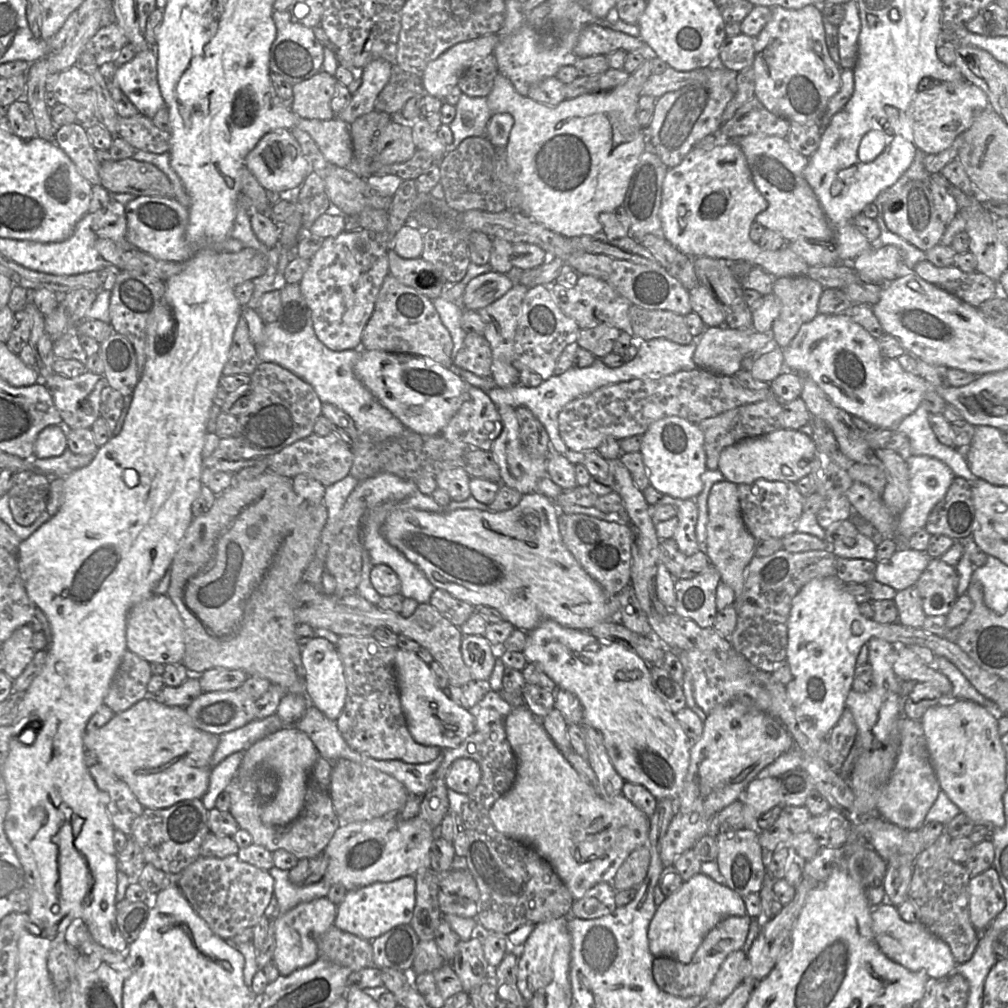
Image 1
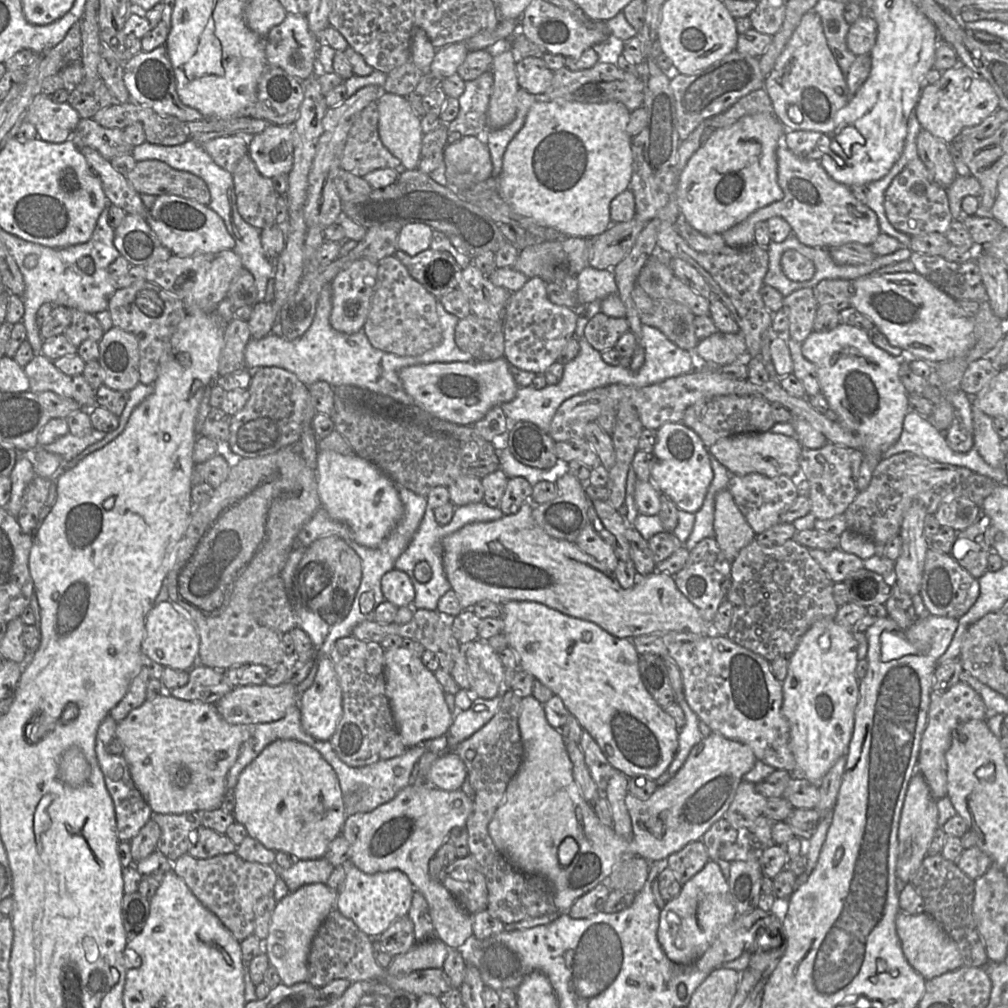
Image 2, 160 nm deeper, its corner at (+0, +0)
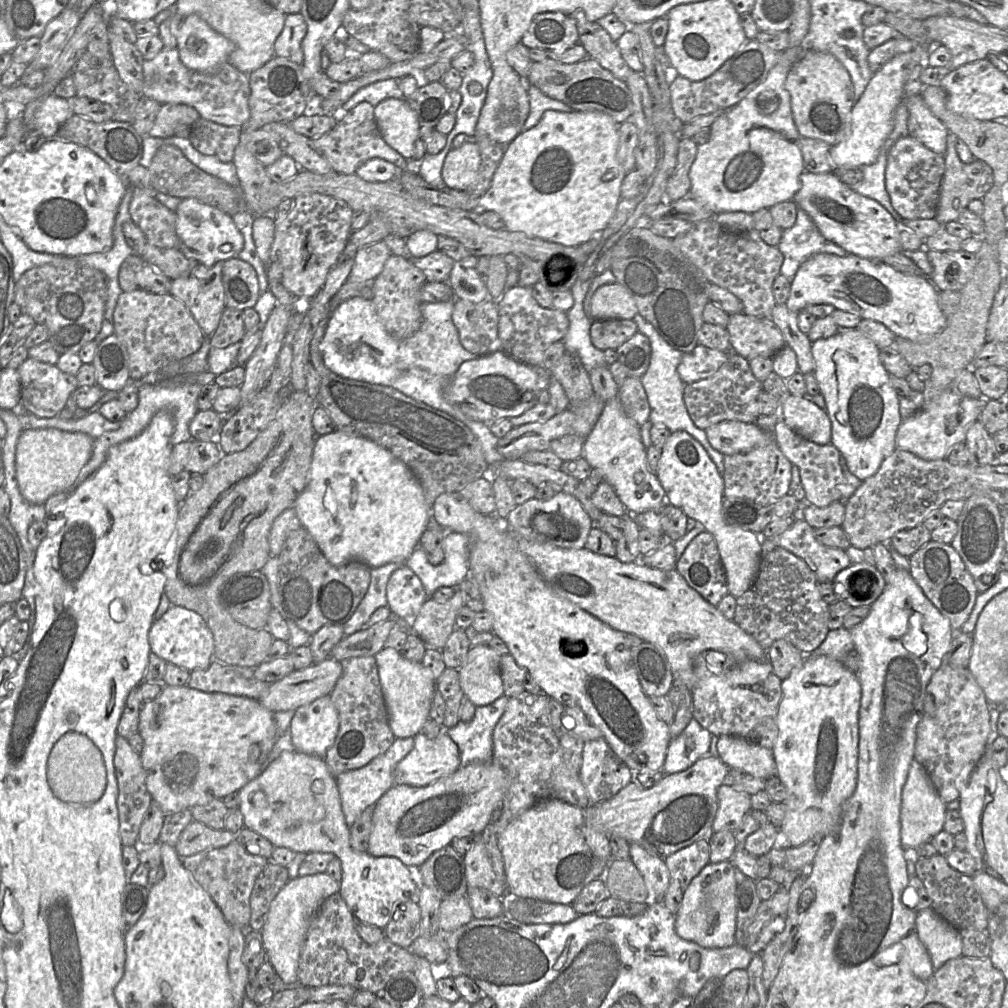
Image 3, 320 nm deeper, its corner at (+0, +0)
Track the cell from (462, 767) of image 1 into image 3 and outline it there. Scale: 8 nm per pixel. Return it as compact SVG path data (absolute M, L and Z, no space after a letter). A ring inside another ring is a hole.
M442 727L438 736L432 739L422 732L413 737L412 750L393 772L394 784L427 786L459 769L459 748L446 731Z

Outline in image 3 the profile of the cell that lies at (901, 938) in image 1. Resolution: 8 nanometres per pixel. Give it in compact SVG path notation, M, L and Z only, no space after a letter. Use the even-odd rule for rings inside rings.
M932 908L917 912L917 934L927 949L934 971L948 960L962 956L960 933Z

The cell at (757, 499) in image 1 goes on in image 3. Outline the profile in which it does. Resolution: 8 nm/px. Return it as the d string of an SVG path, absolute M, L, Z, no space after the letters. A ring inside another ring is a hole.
M774 439L769 444L746 453L725 455L723 473L725 498L746 498L762 506L776 503L789 494L792 466Z

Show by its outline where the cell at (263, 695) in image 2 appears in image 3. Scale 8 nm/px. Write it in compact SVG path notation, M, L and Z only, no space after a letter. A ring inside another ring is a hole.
M329 657L270 683L257 700L273 713L296 710L317 698L330 695L341 674L340 661Z

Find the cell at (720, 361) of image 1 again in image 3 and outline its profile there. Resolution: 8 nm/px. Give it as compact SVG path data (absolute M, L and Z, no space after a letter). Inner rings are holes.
M819 253L810 257L797 270L791 281L789 297L785 305L790 311L799 313L808 305L829 304L836 310L856 313L862 319L880 322L897 337L917 342L932 337L946 325L947 316L939 306L938 293L928 277L901 273L881 260L864 259L853 254L839 257Z

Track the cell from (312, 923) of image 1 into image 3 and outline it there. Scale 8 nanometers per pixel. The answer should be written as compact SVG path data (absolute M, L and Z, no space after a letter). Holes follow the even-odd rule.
M326 872L304 877L297 876L289 880L271 902L267 919L260 932L267 960L285 984L294 984L299 981L298 962L311 922L321 904L329 896L339 891L339 882L327 875Z

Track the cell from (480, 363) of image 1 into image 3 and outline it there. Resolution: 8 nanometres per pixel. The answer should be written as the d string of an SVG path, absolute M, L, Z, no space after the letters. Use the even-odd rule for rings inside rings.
M456 299L452 320L461 345L470 353L485 356L501 351L498 307L494 302L478 304Z

